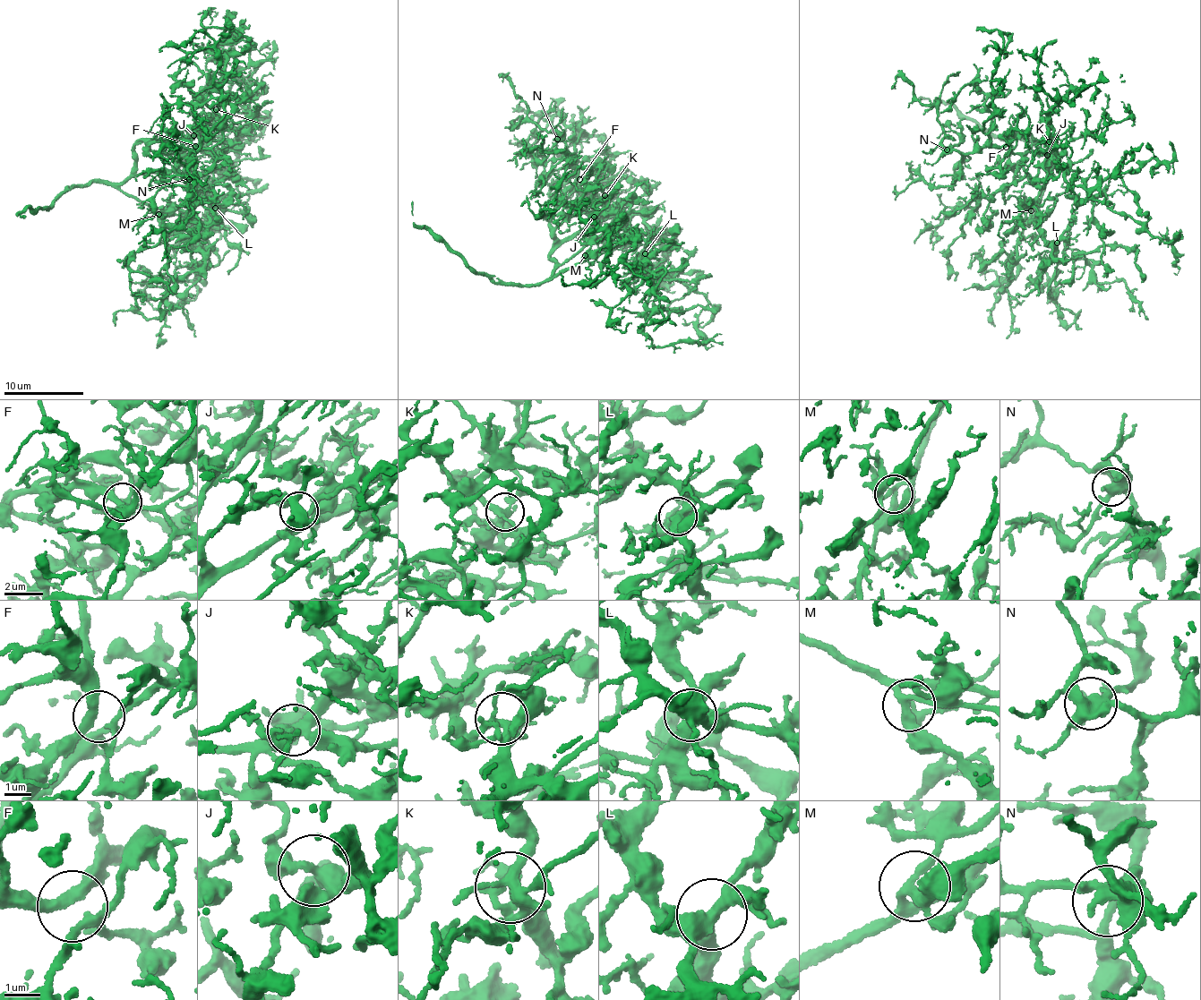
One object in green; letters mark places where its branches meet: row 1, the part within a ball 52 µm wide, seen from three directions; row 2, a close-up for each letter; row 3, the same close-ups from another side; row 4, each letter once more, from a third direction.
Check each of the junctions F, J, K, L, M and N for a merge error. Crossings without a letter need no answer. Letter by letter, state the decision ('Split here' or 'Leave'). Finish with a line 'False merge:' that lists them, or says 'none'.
F: Leave
J: Leave
K: Leave
L: Leave
M: Leave
N: Leave
False merge: none

